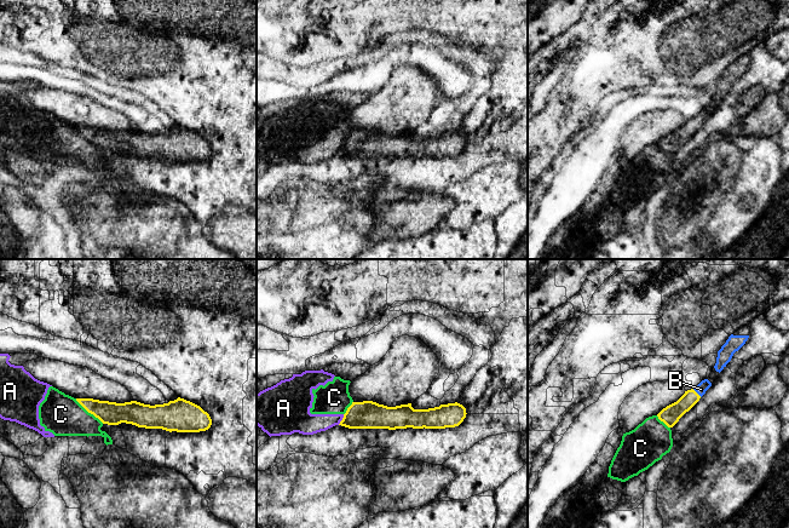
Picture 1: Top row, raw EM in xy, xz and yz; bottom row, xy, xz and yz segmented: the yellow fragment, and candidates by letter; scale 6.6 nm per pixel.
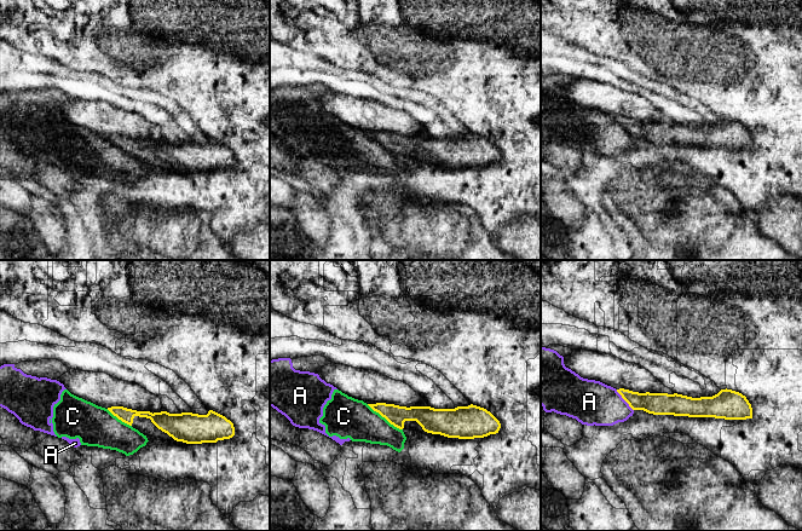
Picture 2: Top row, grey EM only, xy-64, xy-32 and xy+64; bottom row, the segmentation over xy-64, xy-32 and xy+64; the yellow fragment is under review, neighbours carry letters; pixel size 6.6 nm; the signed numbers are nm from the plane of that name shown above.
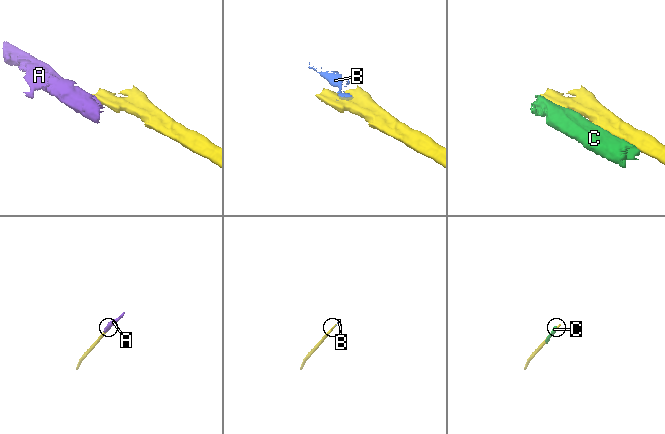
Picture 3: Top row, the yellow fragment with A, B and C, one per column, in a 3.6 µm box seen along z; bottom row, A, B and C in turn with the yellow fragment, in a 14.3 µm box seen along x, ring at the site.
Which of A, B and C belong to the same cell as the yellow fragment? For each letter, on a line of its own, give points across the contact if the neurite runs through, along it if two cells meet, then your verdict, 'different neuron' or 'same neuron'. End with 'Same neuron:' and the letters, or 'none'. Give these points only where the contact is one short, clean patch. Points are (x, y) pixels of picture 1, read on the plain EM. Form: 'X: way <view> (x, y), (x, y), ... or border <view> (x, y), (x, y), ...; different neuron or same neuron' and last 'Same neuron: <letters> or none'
A: border xz (344, 143), (338, 153); different neuron
B: same neuron
C: different neuron
Same neuron: B

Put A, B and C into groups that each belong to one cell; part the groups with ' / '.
A C / B

